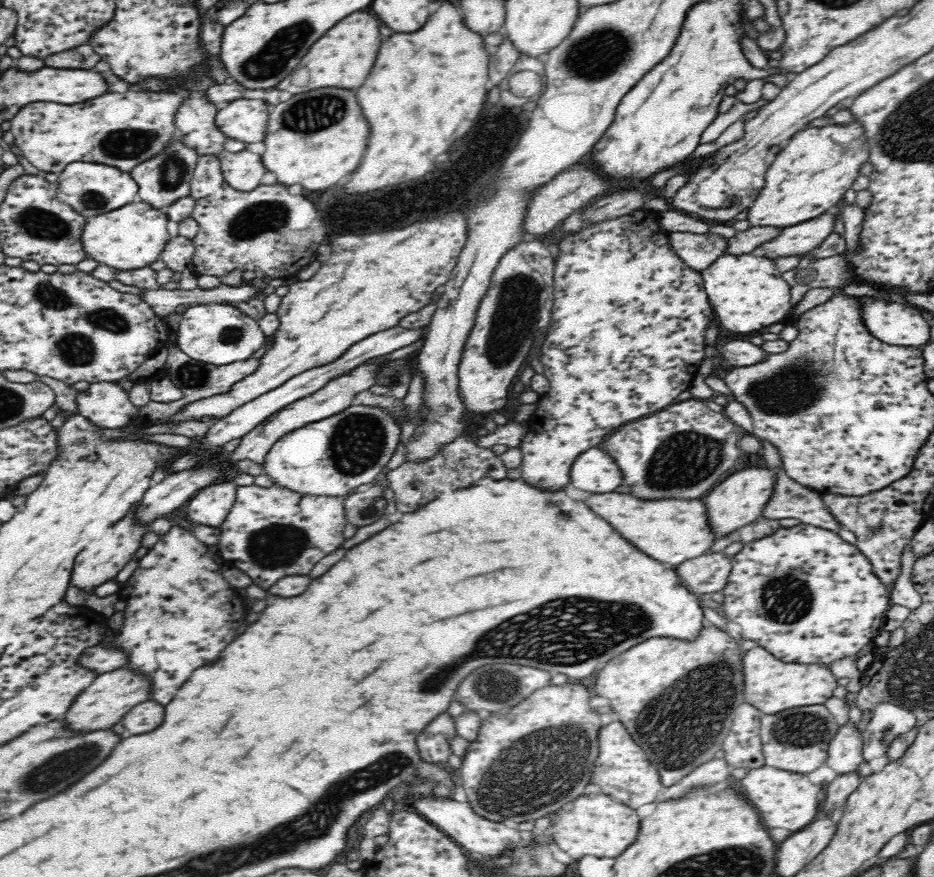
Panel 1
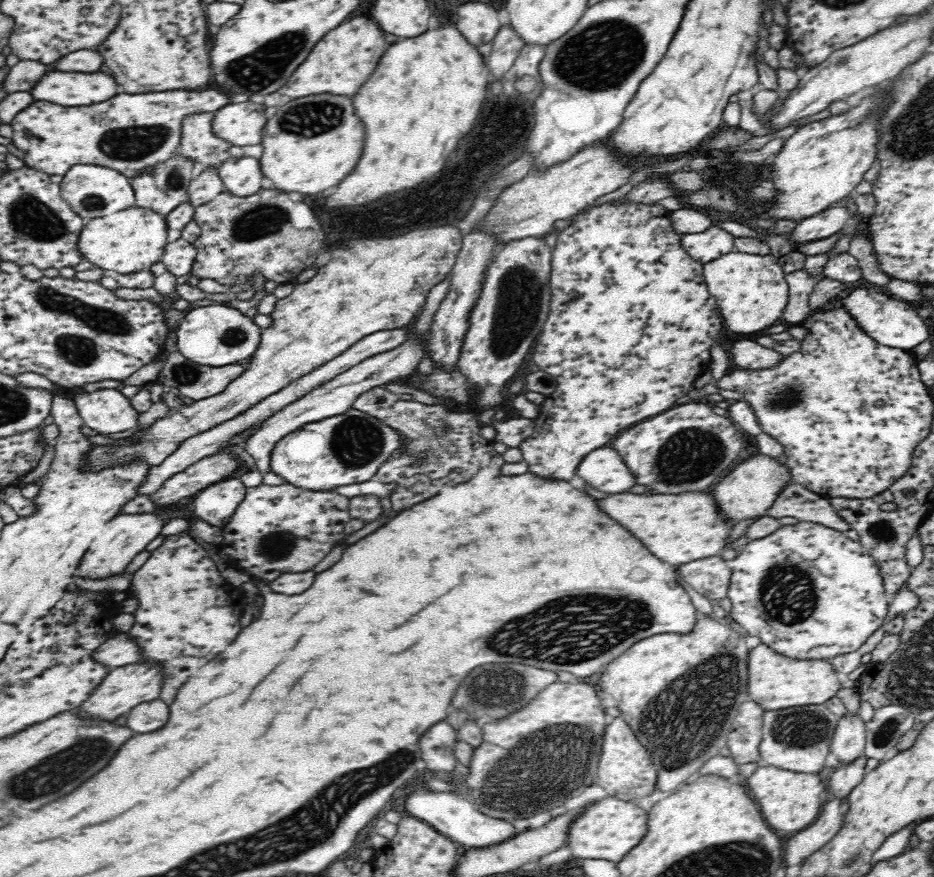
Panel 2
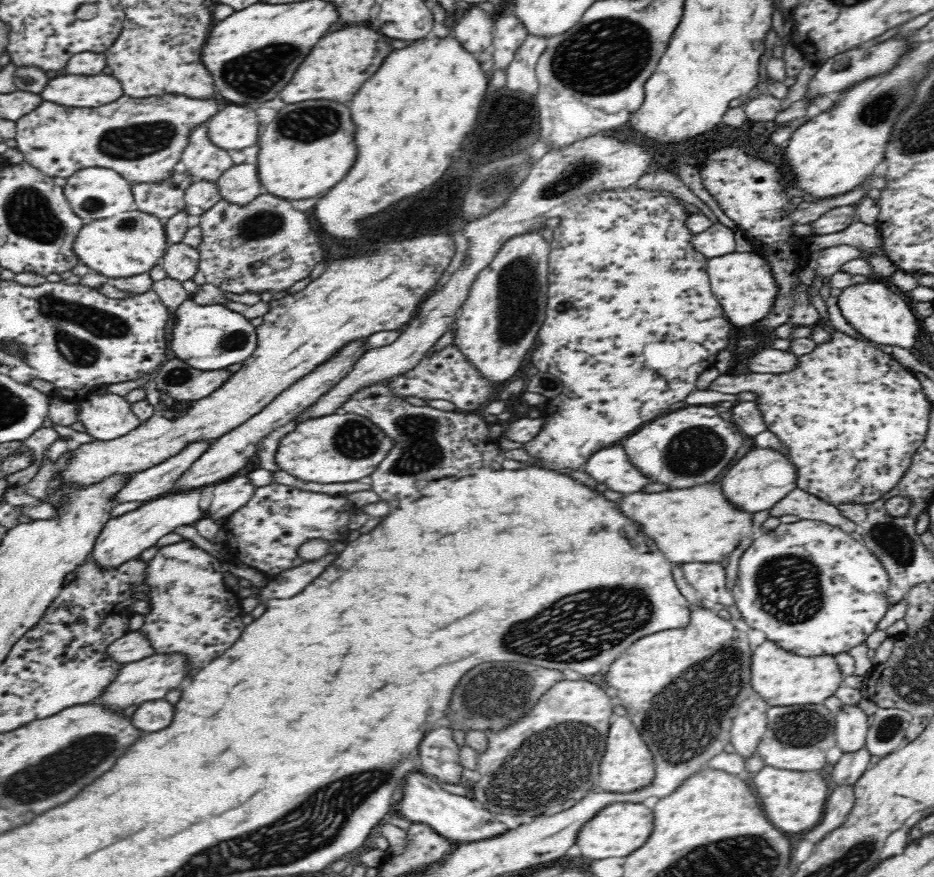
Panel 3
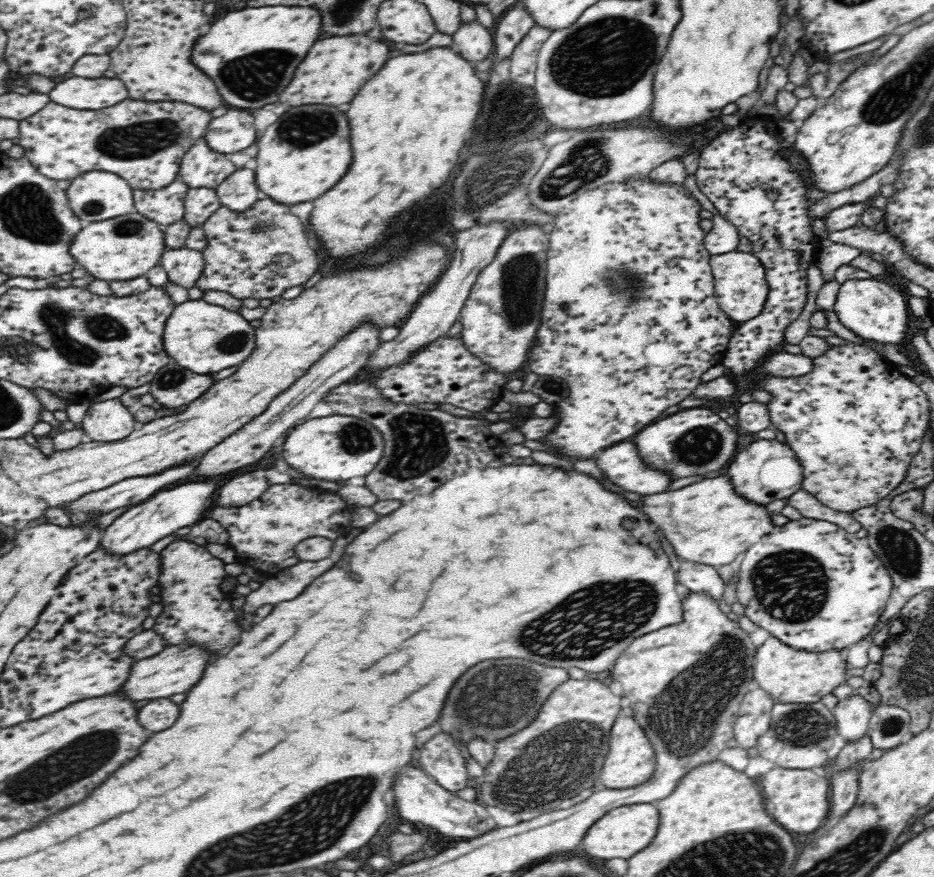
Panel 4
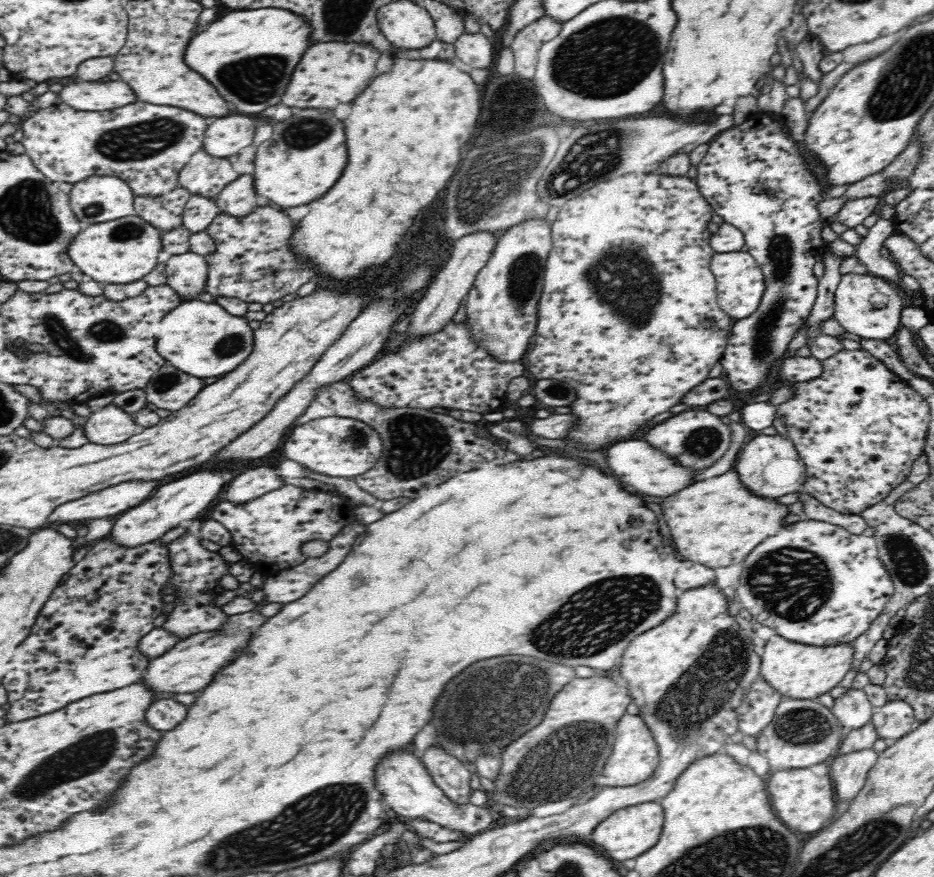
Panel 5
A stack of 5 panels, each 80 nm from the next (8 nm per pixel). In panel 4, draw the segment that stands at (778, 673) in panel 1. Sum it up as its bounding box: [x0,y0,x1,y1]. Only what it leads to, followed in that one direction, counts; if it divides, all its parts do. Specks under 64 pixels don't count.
[754,635,847,702]

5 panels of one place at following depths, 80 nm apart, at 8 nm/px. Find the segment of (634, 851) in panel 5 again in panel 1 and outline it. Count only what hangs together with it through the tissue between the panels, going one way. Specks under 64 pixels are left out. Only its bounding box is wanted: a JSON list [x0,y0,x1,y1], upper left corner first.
[549,795,641,860]

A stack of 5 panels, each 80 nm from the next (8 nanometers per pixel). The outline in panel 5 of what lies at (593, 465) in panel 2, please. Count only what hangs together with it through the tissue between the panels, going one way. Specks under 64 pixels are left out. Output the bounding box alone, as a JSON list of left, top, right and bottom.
[608,438,696,496]

